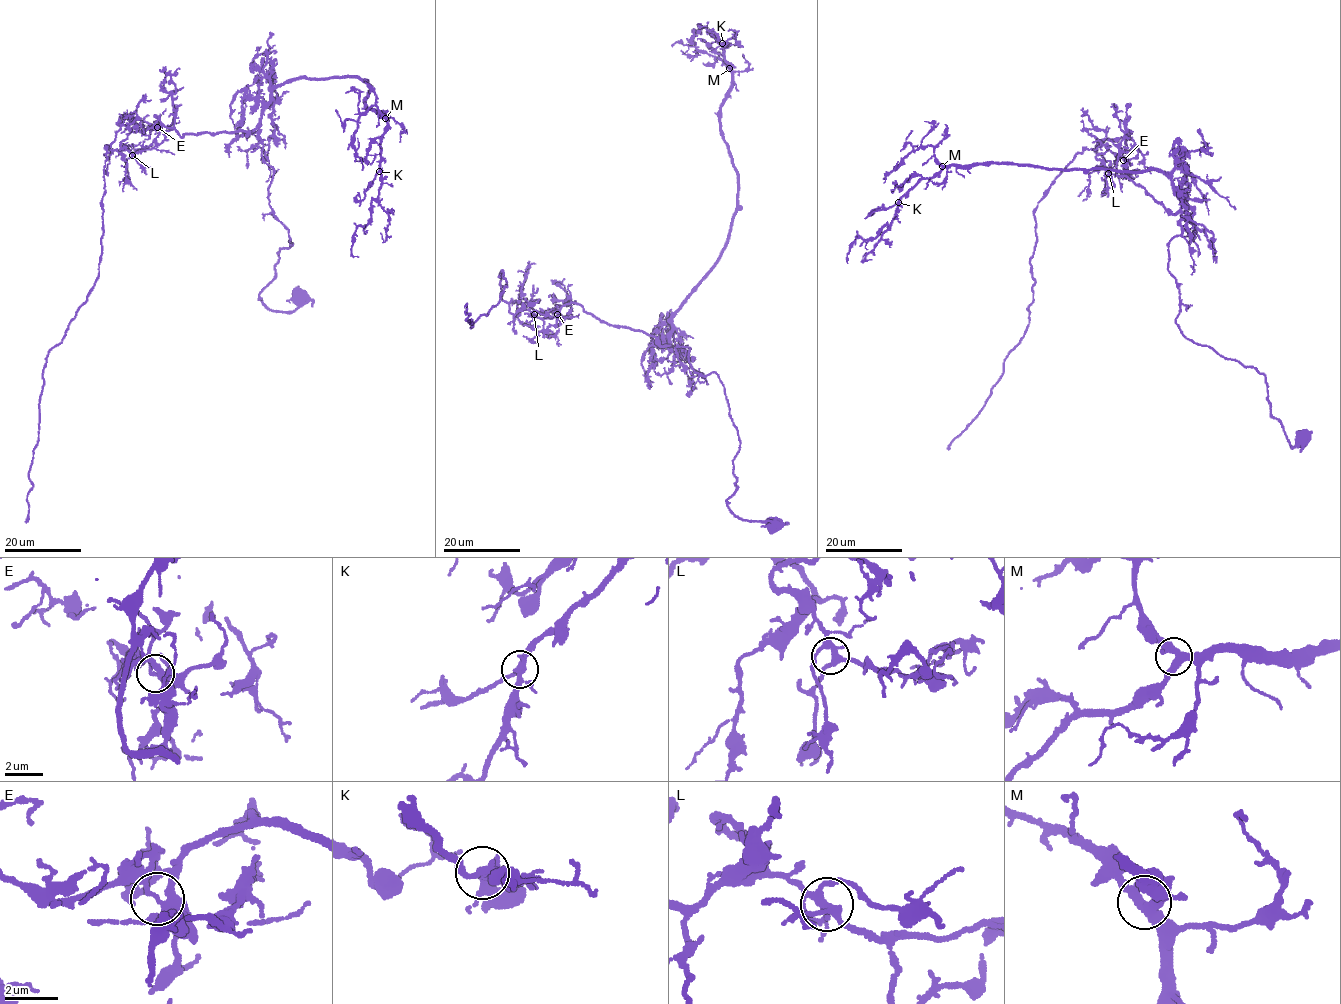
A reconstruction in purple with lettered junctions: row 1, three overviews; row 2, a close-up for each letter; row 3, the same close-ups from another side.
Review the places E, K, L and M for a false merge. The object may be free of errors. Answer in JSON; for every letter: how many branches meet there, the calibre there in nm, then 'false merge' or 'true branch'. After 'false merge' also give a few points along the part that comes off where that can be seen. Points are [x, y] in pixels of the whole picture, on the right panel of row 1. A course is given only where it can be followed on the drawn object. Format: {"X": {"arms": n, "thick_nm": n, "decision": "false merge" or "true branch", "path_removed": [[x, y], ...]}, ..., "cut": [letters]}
{"E": {"arms": 5, "thick_nm": 300, "decision": "false merge", "path_removed": [[1124, 160], [1109, 150], [1096, 156], [1104, 163], [1084, 149], [1038, 204], [1026, 332], [981, 411], [948, 450]]}, "K": {"arms": 5, "thick_nm": 280, "decision": "true branch"}, "L": {"arms": 4, "thick_nm": 300, "decision": "true branch"}, "M": {"arms": 4, "thick_nm": 380, "decision": "true branch"}, "cut": ["E"]}

